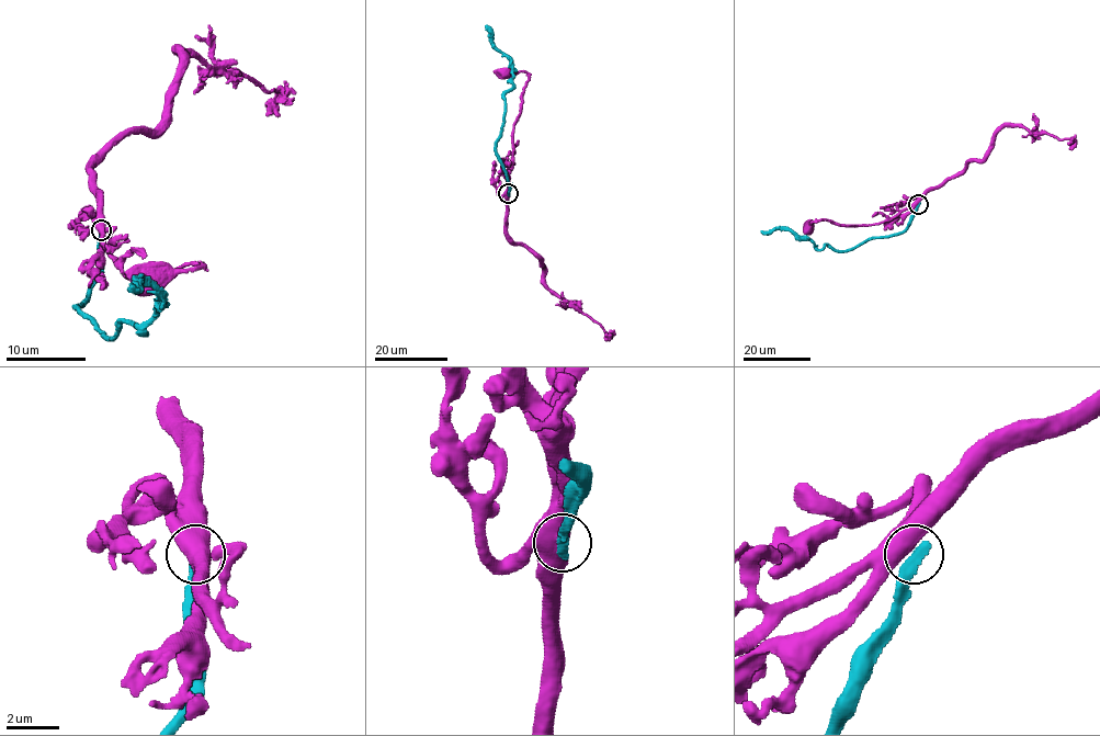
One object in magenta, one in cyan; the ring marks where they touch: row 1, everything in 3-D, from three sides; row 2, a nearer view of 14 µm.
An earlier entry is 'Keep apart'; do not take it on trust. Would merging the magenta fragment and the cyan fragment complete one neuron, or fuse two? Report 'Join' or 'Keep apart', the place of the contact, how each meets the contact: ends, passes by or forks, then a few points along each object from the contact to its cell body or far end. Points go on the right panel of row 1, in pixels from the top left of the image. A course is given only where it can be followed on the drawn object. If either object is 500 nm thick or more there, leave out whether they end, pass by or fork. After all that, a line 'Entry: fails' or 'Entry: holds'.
Keep apart. Place: (918, 204). Course of magenta: (917, 203), (868, 225), (816, 219), (809, 226). Course of cyan: (918, 203), (902, 231), (845, 250), (817, 249), (784, 229), (761, 230)
Entry: holds

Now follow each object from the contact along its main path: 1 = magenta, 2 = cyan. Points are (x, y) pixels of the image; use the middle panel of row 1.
1: (509, 193), (513, 124), (520, 112), (529, 75), (524, 71), (511, 72), (507, 77), (503, 75)
2: (509, 193), (511, 185), (496, 140), (505, 115), (505, 94), (512, 87), (512, 64), (492, 43), (485, 25)

